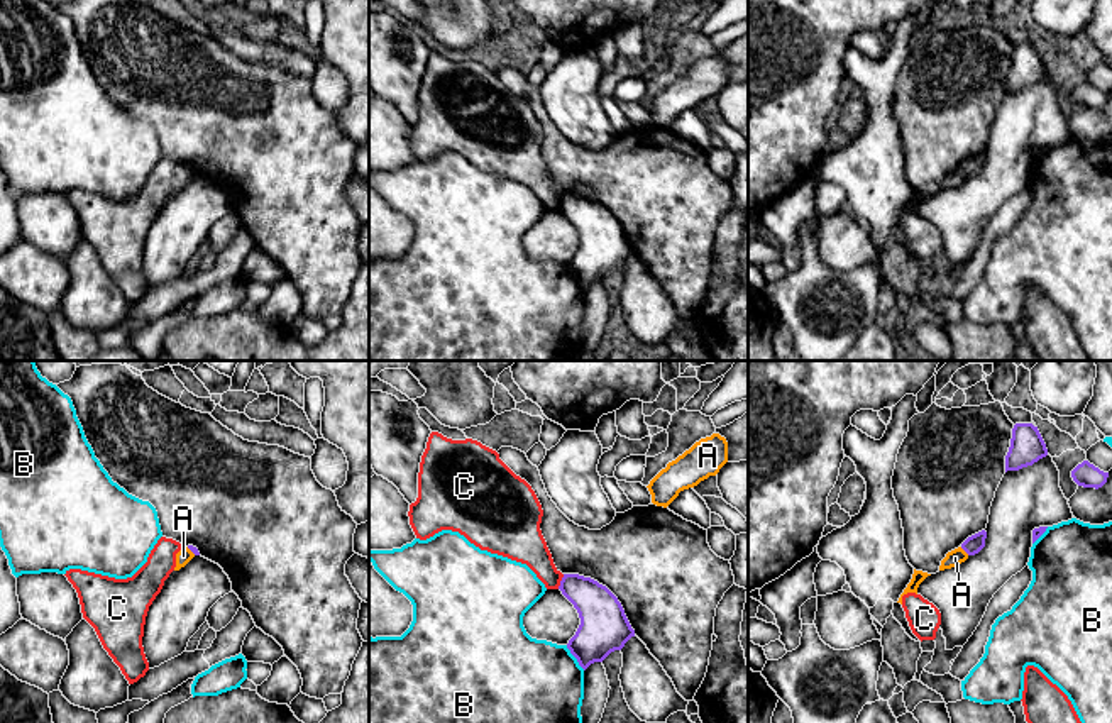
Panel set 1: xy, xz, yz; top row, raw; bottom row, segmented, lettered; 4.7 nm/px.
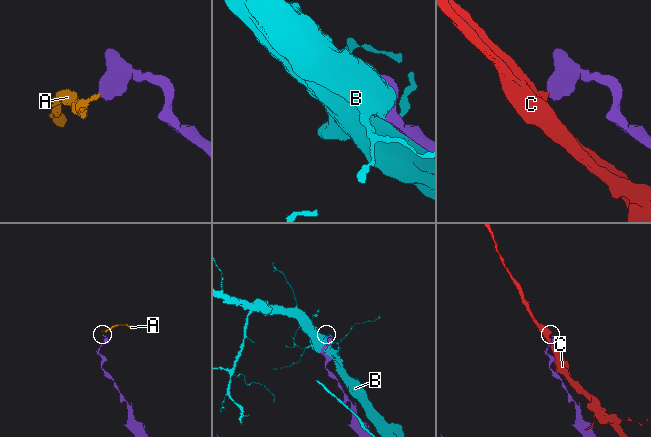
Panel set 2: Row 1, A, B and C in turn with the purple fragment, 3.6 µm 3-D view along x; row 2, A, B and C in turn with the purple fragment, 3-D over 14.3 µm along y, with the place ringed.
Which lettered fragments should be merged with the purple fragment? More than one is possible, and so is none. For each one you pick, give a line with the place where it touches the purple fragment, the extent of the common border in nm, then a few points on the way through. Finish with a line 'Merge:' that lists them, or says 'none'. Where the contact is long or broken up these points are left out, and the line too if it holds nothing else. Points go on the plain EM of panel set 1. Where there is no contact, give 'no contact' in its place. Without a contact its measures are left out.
Merge: none

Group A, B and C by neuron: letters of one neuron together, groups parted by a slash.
A C / B

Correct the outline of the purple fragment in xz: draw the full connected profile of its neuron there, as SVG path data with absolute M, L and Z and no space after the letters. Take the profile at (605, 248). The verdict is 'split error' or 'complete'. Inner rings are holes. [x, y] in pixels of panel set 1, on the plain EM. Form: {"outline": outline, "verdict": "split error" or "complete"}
{"outline": "M564 195L559 210L581 239L567 269L584 291L621 271L635 257L621 224L606 207L579 195Z", "verdict": "complete"}

